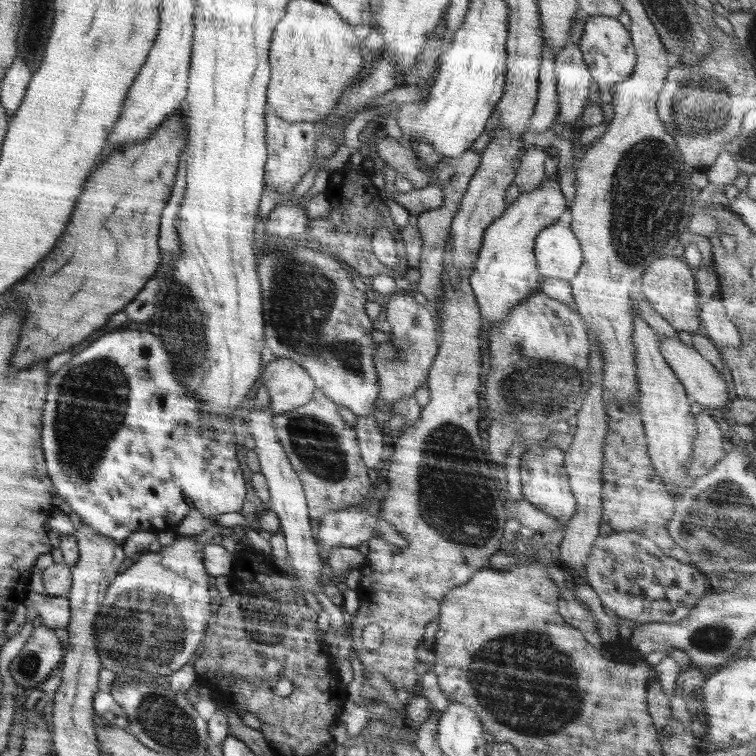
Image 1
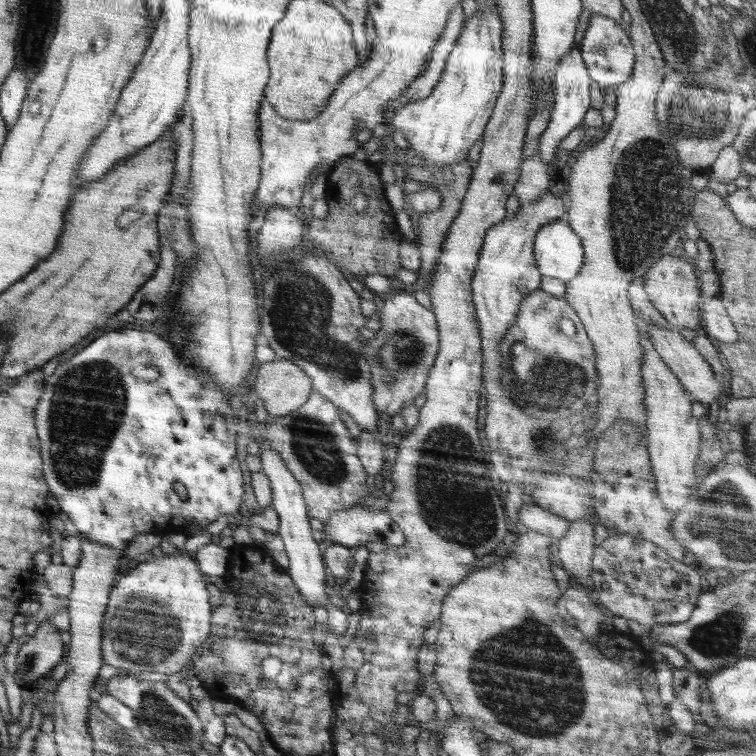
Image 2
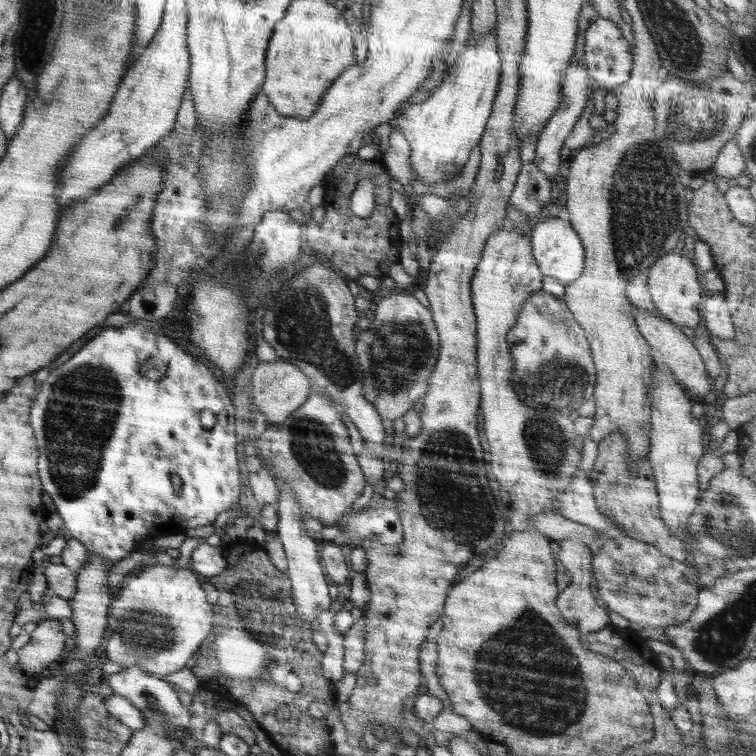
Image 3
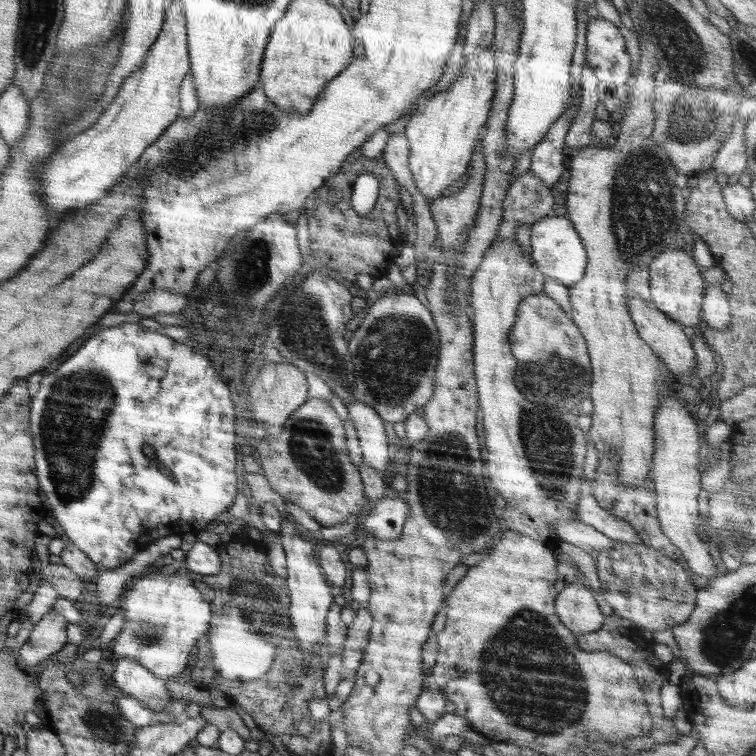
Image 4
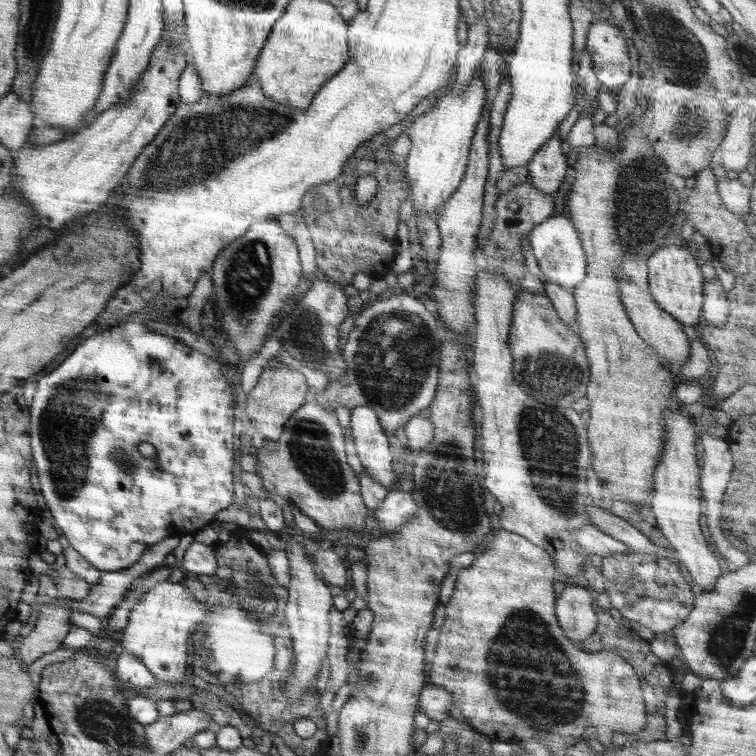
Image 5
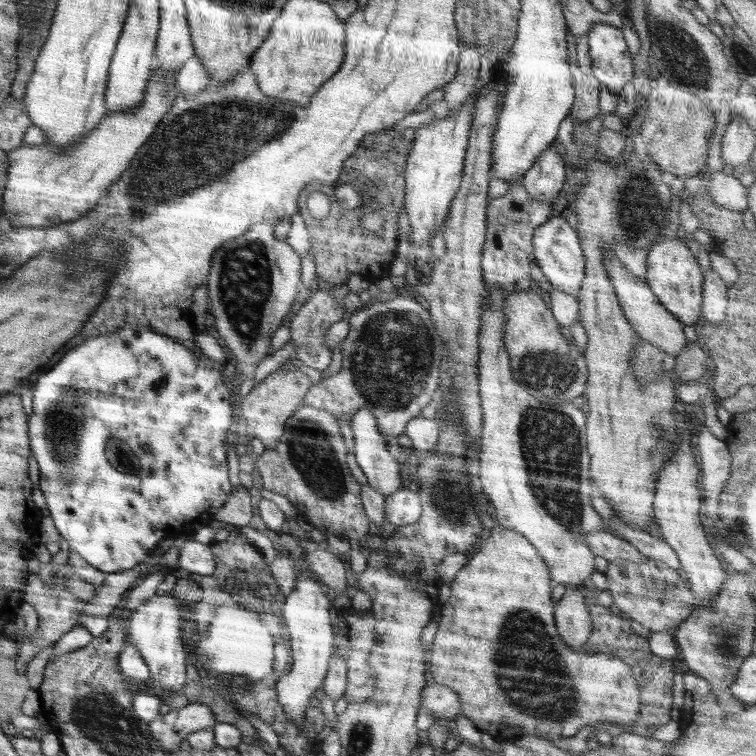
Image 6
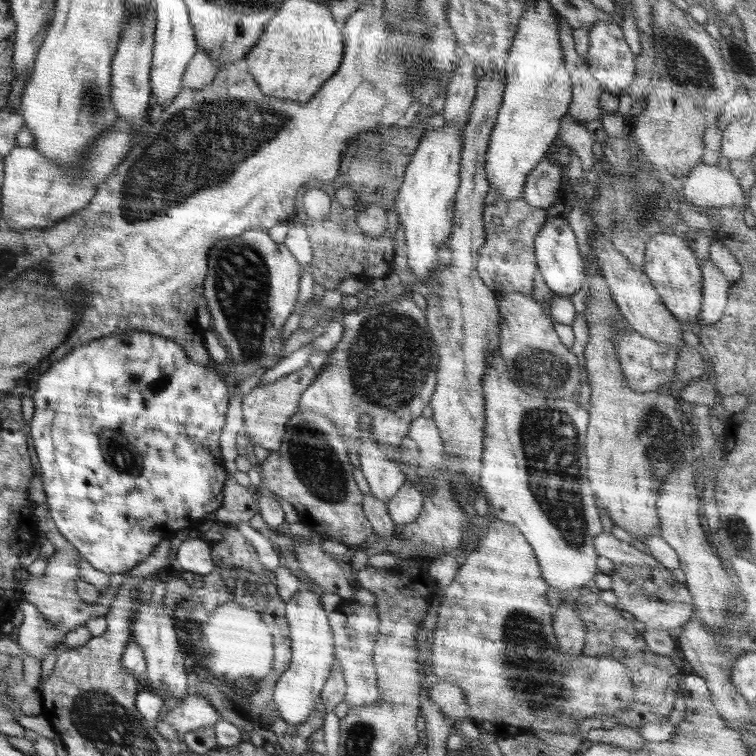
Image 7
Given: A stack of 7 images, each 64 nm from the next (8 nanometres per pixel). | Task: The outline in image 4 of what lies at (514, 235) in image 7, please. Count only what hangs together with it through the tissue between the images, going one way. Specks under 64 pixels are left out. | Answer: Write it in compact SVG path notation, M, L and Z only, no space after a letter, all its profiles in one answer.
M530 171L524 172L509 186L508 192L504 197L503 220L501 220L501 225L494 241L505 238L516 239L514 229L519 224L533 225L544 217L551 216L553 214L552 206L554 206L554 201L551 190L545 186L543 180L540 180Z

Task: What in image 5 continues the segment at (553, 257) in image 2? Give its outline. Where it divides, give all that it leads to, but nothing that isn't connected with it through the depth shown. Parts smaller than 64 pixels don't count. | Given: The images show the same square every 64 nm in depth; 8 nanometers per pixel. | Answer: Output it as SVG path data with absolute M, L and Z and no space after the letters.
M563 215L548 217L529 232L529 240L538 266L545 277L572 293L573 288L585 277L587 260L578 238L578 231L571 219Z

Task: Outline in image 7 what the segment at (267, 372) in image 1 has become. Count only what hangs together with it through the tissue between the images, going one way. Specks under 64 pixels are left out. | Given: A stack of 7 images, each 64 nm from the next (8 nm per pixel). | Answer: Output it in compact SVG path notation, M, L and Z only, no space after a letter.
M307 364L272 383L254 387L242 398L243 432L252 443L256 442L270 451L278 450L286 430L286 423L299 412L300 397L316 378L316 374L317 371Z

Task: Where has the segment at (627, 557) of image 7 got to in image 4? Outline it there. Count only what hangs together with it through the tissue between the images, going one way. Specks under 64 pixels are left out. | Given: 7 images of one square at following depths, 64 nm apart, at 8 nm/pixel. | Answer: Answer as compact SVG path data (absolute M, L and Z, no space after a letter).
M577 520L566 521L566 524L564 524L564 521L560 521L560 524L556 526L556 535L563 542L581 548L586 553L594 550L600 553L602 550L616 546L614 540Z

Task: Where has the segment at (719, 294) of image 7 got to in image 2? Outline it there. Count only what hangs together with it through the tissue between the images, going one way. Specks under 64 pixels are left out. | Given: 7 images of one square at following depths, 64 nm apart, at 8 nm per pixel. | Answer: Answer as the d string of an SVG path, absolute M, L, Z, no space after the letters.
M719 294L701 304L701 321L707 334L719 346L731 347L738 340L737 330Z

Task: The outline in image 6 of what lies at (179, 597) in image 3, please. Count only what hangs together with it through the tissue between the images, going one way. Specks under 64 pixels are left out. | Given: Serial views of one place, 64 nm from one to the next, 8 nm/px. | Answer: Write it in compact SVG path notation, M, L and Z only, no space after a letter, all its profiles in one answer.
M170 591L156 593L143 605L136 607L128 619L128 645L138 648L150 671L151 682L169 694L184 690L186 680L186 654L182 647L180 629L188 621L189 606L179 601Z

